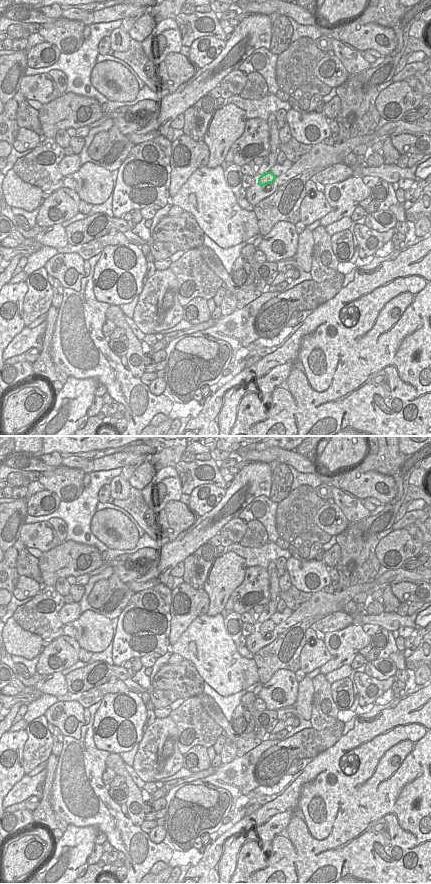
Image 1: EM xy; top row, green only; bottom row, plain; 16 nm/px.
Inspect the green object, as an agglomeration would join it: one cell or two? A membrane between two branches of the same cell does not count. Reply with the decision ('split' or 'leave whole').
split

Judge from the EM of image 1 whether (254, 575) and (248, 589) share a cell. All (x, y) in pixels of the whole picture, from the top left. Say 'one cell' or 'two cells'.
one cell

